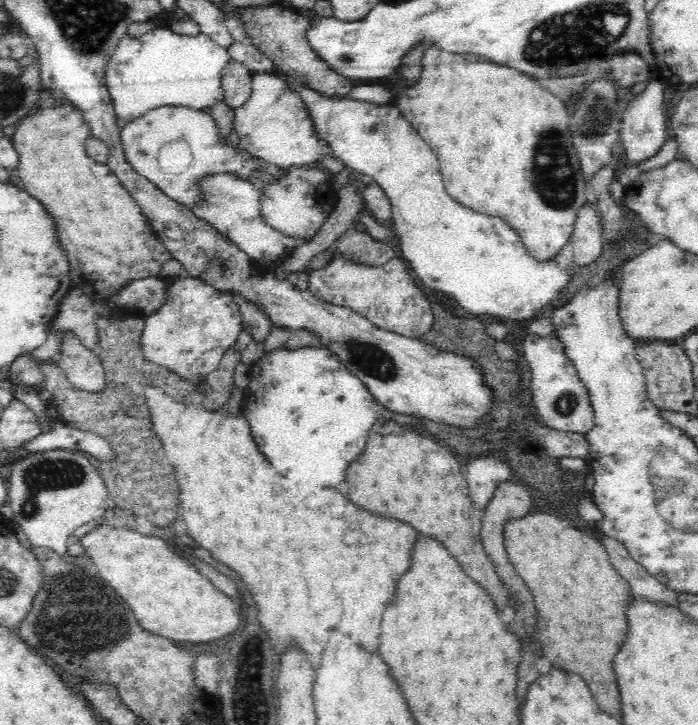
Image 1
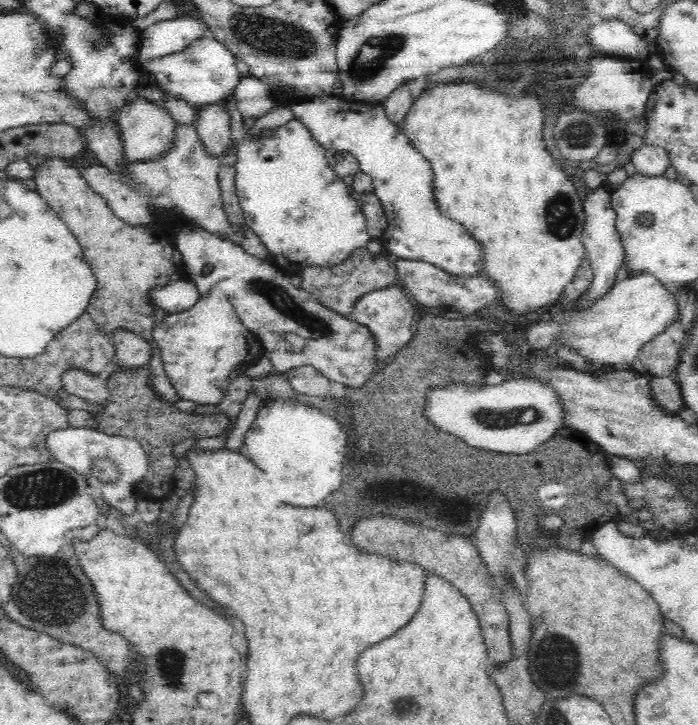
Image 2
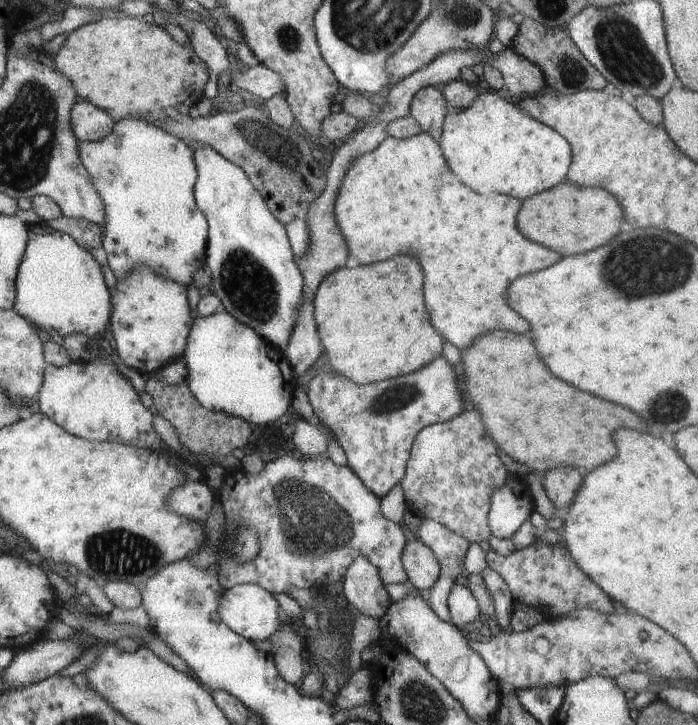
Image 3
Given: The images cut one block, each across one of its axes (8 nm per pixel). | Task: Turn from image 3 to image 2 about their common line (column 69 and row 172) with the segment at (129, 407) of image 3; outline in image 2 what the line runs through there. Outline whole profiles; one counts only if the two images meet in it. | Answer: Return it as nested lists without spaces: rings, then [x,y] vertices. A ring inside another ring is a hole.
[[[338,95],[312,96],[283,103],[294,114],[294,119],[304,124],[312,137],[326,150],[334,149],[350,153],[359,162],[359,170],[372,177],[372,187],[375,195],[380,199],[382,208],[388,219],[388,229],[384,232],[386,246],[389,252],[404,260],[421,260],[434,264],[438,268],[454,276],[478,276],[482,274],[483,248],[470,236],[465,228],[455,220],[444,216],[439,211],[434,198],[434,179],[430,163],[410,139],[400,130],[392,120],[386,117],[382,103],[367,104],[344,100]]]

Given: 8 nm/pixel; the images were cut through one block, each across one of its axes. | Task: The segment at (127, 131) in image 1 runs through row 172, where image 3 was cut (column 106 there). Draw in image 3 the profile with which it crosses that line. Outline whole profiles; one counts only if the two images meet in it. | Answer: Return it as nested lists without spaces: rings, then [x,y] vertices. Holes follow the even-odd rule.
[[[126,117],[119,123],[116,123],[113,126],[113,131],[103,141],[97,143],[80,143],[78,148],[81,163],[86,167],[88,174],[92,177],[96,190],[100,193],[102,202],[104,203],[105,226],[101,246],[103,246],[104,250],[107,252],[107,265],[110,267],[110,270],[114,272],[114,276],[119,280],[124,280],[124,278],[126,278],[130,272],[134,271],[136,267],[148,267],[158,276],[174,281],[175,283],[180,282],[181,285],[188,286],[190,282],[193,281],[192,277],[194,276],[194,272],[196,272],[196,270],[200,270],[200,268],[205,264],[207,234],[209,231],[206,217],[197,207],[193,193],[193,188],[198,178],[193,151],[186,146],[182,139],[162,130],[153,122],[146,119],[140,120],[140,118],[131,117]],[[108,164],[112,164],[112,166],[114,166],[114,170],[110,170],[112,178],[108,181],[104,181],[100,174],[102,174],[104,166],[108,166]]]

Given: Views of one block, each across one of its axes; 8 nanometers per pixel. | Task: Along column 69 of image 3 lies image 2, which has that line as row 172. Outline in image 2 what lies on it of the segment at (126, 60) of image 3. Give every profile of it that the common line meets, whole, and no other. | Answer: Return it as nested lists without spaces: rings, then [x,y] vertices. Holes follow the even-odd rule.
[[[50,156],[33,168],[33,176],[36,191],[74,232],[84,250],[83,255],[98,278],[96,292],[87,308],[96,327],[110,337],[116,329],[124,329],[146,340],[153,338],[152,332],[169,312],[155,310],[148,304],[150,288],[186,278],[182,263],[175,262],[172,257],[175,248],[168,242],[168,235],[156,233],[147,225],[132,226],[116,218],[108,203],[90,189],[74,160]]]

